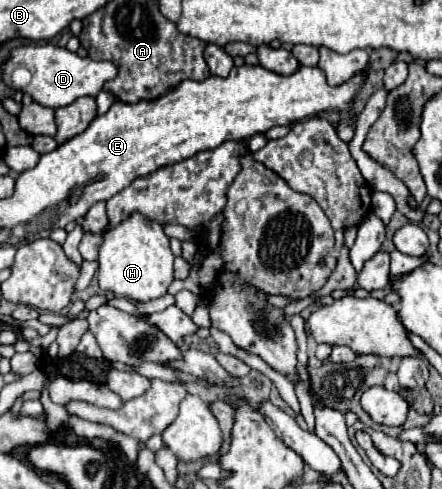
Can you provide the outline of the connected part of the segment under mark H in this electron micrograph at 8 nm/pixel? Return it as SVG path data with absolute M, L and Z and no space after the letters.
M132 213L116 229L104 235L98 263L100 289L130 301L158 299L168 293L168 287L174 281L174 253L170 251L170 239L158 223L140 213Z

